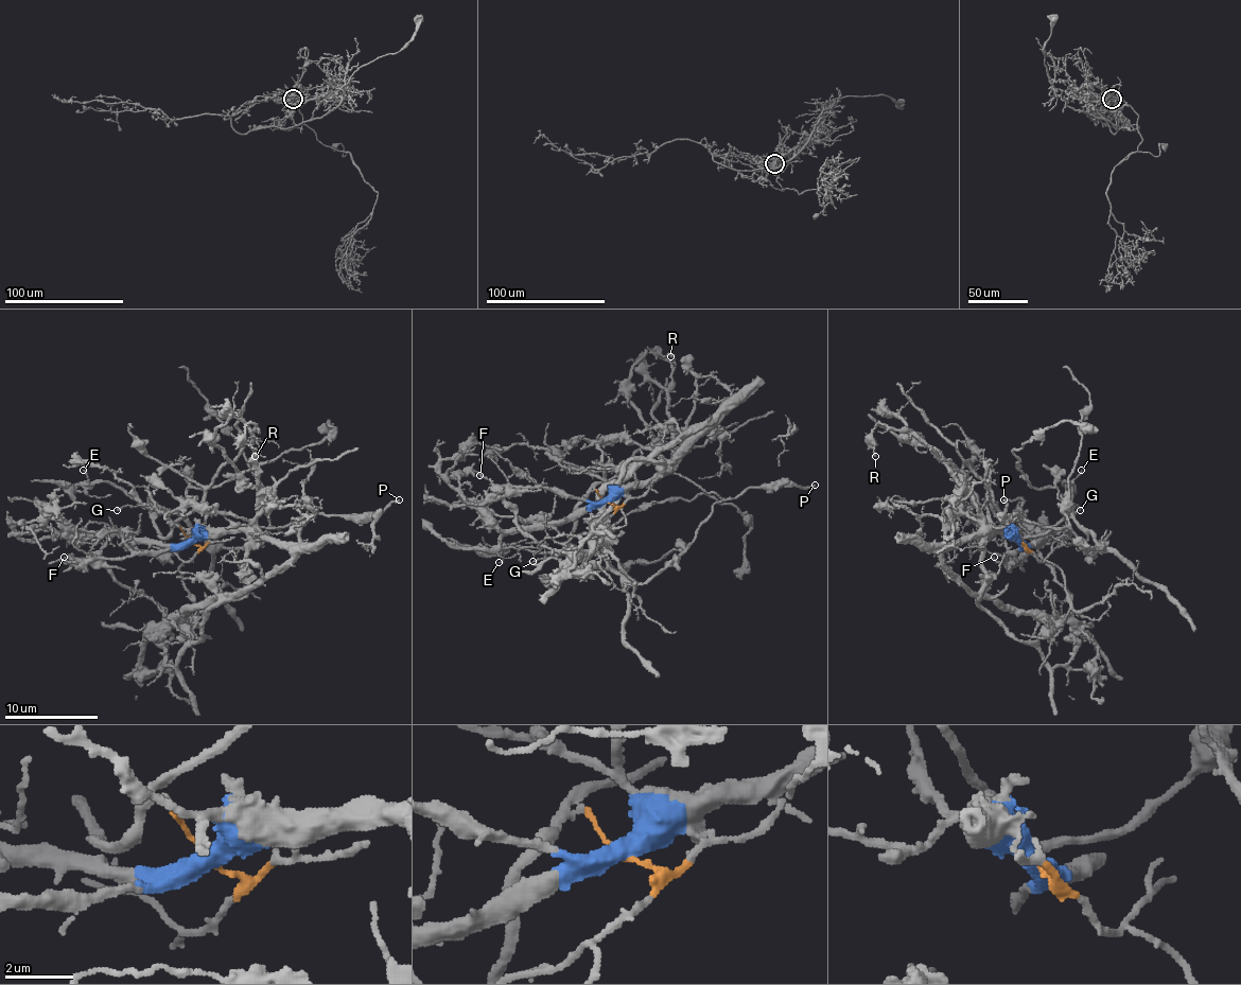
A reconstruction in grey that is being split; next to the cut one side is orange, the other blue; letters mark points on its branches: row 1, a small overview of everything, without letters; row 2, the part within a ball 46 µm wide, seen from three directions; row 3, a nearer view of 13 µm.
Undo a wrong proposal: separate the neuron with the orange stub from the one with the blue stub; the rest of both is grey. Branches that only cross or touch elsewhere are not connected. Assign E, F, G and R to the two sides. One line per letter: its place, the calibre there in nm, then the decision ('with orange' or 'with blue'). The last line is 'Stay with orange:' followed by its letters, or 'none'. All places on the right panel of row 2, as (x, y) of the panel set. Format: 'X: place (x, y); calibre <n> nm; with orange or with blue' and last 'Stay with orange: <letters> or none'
E: place (1081, 470); calibre 130 nm; with orange
F: place (994, 557); calibre 140 nm; with blue
G: place (1080, 510); calibre 140 nm; with orange
R: place (875, 456); calibre 140 nm; with blue
Stay with orange: E, G

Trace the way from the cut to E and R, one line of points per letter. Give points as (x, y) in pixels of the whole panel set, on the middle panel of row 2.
E: (606, 503), (592, 491), (577, 503), (577, 521), (563, 551), (534, 551), (505, 544), (499, 563)
R: (606, 503), (629, 488), (643, 488), (671, 462), (671, 365), (662, 353), (671, 357)

